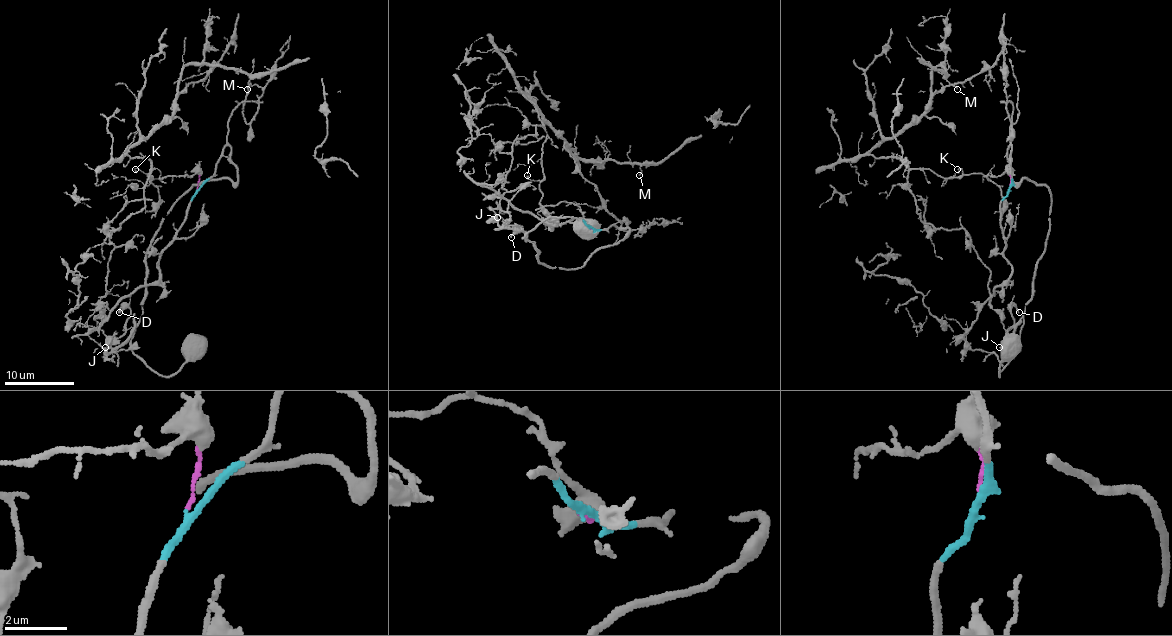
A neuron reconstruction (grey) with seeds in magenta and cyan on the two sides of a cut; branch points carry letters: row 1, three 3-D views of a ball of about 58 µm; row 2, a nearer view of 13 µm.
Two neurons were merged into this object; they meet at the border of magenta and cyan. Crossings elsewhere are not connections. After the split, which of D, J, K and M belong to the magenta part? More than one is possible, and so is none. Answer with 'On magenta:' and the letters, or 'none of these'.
On magenta: K, M

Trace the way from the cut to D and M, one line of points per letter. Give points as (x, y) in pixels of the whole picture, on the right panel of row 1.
D: (1009, 189), (1011, 146), (1012, 179), (1043, 184), (1050, 207), (1033, 296), (1009, 348), (1011, 310), (1019, 312)
M: (1009, 189), (1004, 172), (940, 177), (871, 153), (922, 113), (935, 67), (957, 89)

